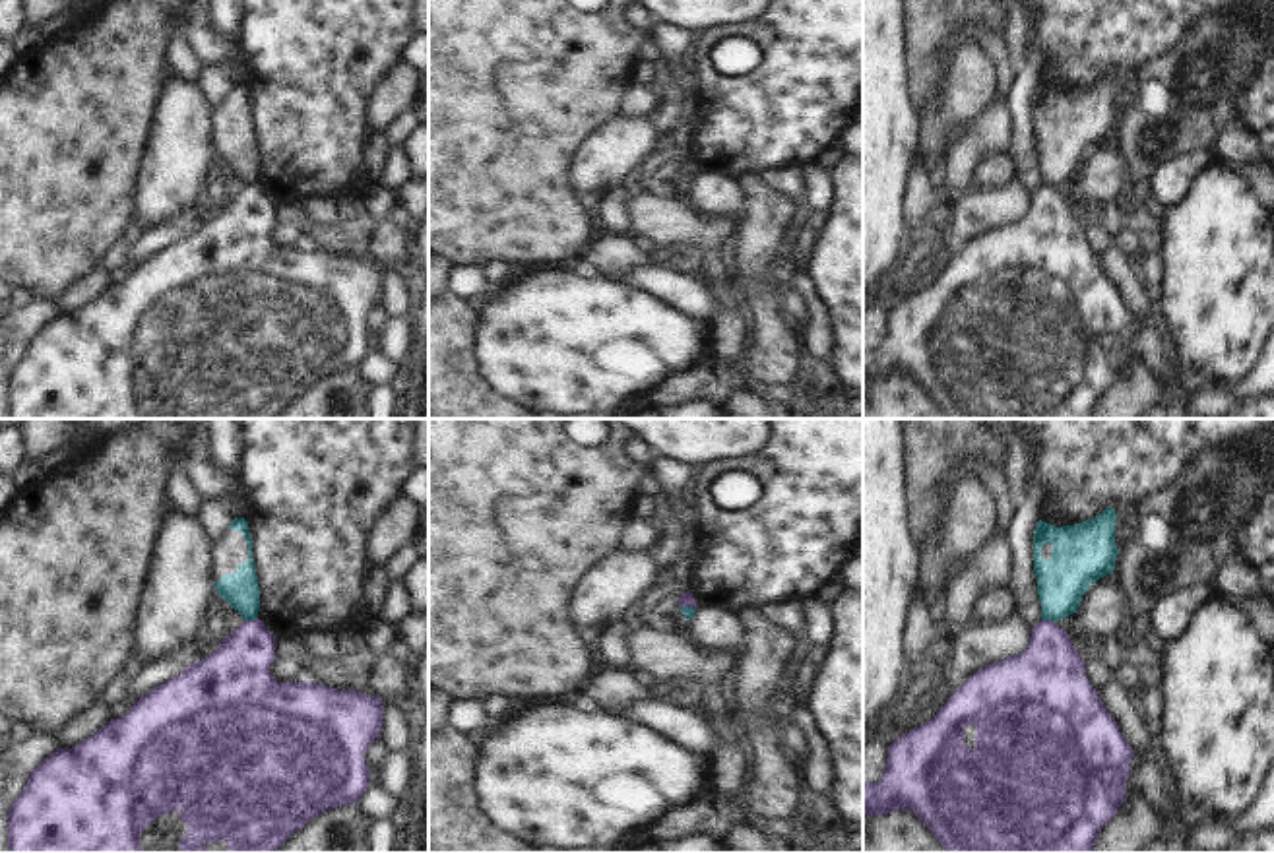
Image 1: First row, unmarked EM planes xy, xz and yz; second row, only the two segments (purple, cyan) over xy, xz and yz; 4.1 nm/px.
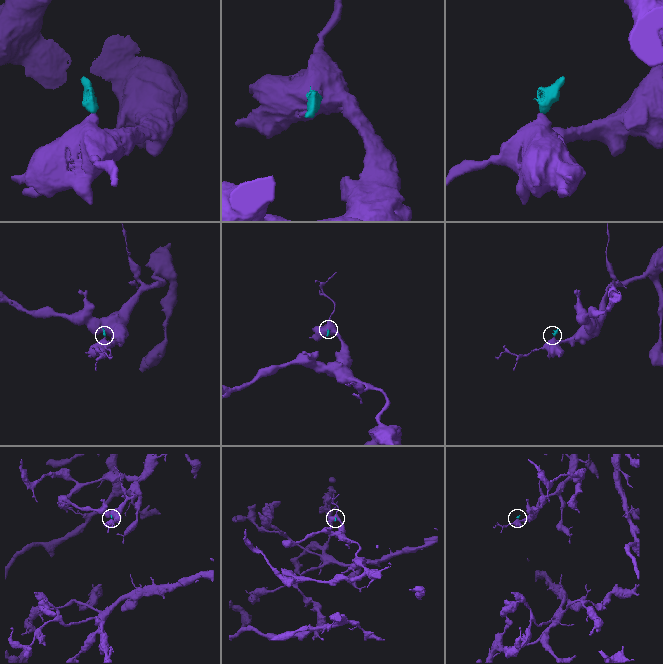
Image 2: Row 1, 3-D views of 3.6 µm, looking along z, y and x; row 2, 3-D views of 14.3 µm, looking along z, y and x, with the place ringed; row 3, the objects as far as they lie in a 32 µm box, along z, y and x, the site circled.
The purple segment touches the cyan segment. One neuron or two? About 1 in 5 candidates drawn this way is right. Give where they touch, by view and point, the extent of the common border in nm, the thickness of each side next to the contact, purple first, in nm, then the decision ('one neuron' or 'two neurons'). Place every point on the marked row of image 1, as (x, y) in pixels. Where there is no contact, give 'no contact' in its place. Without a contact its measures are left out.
xy (251, 621) | 60 nm | 300/150 nm | two neurons

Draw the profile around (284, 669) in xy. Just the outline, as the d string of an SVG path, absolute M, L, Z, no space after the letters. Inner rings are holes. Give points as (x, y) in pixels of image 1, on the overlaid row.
M275 657L270 665L270 675L277 682L299 682L299 680L303 680L301 663L295 657Z

